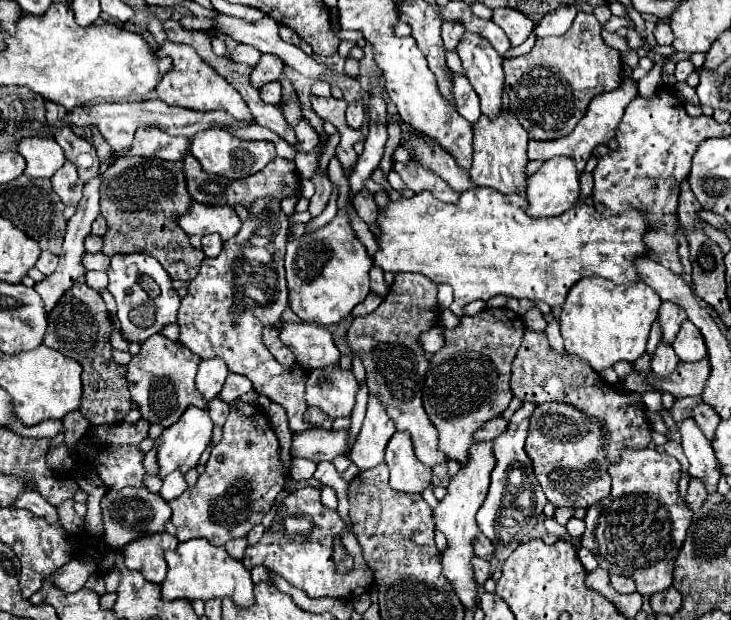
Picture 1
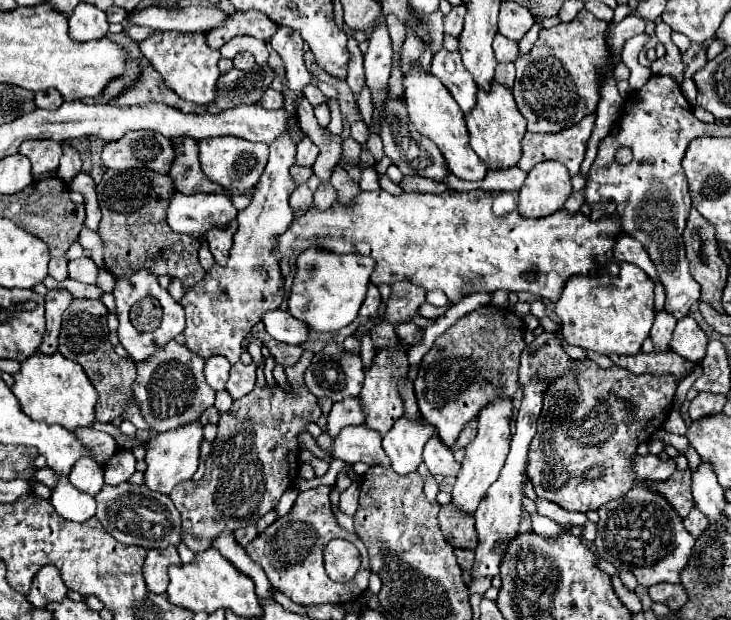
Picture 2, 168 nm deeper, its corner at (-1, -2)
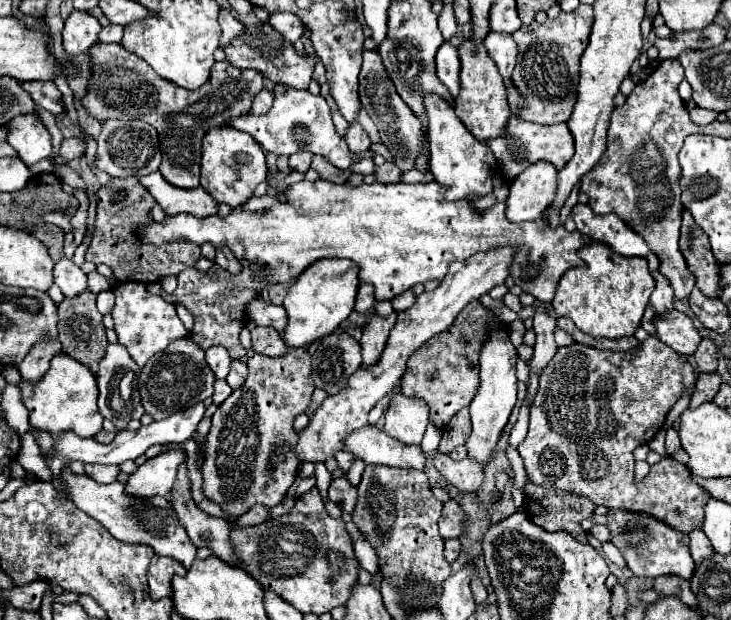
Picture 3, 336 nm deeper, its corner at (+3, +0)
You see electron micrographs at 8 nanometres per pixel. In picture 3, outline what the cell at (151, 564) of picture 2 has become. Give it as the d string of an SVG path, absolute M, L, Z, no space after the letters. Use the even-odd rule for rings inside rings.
M154 555L150 569L148 569L148 585L150 585L150 597L154 601L172 597L172 577L174 575L186 575L186 567L182 567L176 559L172 557L162 557Z

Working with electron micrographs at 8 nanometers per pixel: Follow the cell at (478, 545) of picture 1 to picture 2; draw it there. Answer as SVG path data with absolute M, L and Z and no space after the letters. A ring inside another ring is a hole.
M450 503L440 507L438 513L440 529L446 541L452 547L462 547L462 549L476 549L478 547L478 533L474 529L474 519L472 515L458 513Z

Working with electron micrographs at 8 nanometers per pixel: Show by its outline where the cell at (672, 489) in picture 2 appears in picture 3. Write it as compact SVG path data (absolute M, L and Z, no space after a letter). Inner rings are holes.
M648 337L632 351L602 351L580 343L560 347L540 373L538 393L530 407L528 435L518 445L530 481L590 497L594 505L604 505L608 509L646 513L682 533L700 529L704 523L704 503L710 495L692 481L690 469L672 457L662 457L660 467L654 465L644 481L636 483L632 455L638 445L650 442L663 427L666 413L682 393L694 393L694 385L694 367L688 361L680 361L680 355L656 337Z

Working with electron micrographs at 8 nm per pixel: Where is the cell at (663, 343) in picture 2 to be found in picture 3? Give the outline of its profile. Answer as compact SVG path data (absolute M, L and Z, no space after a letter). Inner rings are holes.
M658 269L652 273L652 277L654 277L654 281L656 281L656 289L654 289L652 297L650 297L650 303L654 305L656 315L662 315L664 311L670 311L670 309L672 309L674 291L672 291L672 287L670 287L670 281L668 281Z

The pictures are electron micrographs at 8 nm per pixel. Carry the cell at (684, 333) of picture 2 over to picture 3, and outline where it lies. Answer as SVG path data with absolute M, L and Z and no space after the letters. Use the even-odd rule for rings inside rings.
M672 309L654 319L656 335L680 355L692 355L700 343L700 335L688 315Z

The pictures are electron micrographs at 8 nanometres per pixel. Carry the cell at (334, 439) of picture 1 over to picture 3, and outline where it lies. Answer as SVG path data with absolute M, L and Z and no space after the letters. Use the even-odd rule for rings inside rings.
M372 425L350 433L346 439L346 451L364 459L364 463L382 463L390 467L412 467L422 471L426 463L420 445L400 443Z

